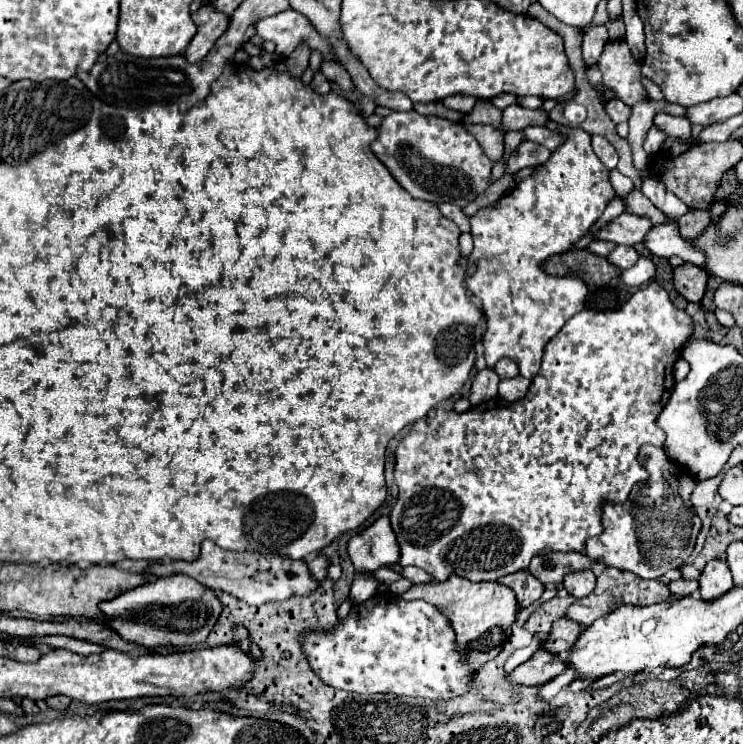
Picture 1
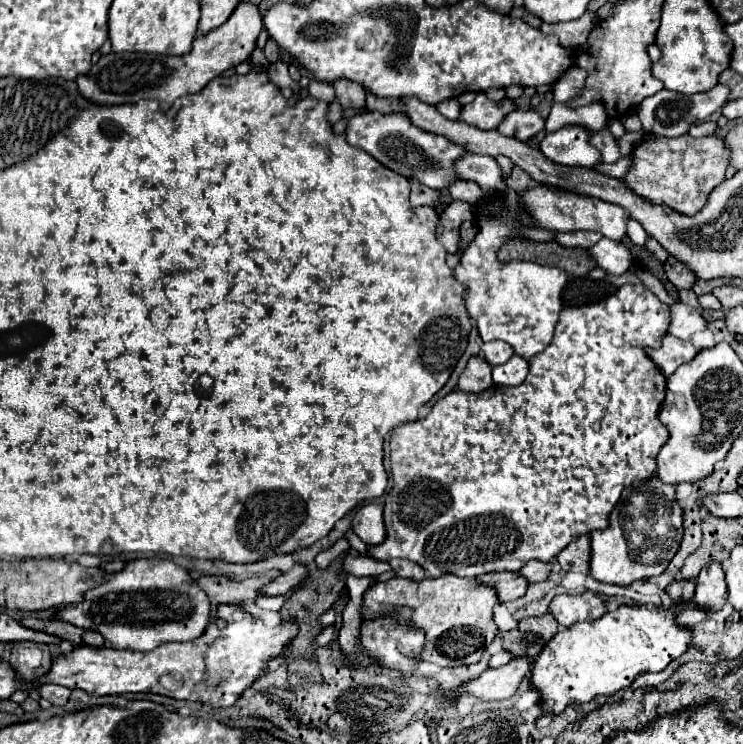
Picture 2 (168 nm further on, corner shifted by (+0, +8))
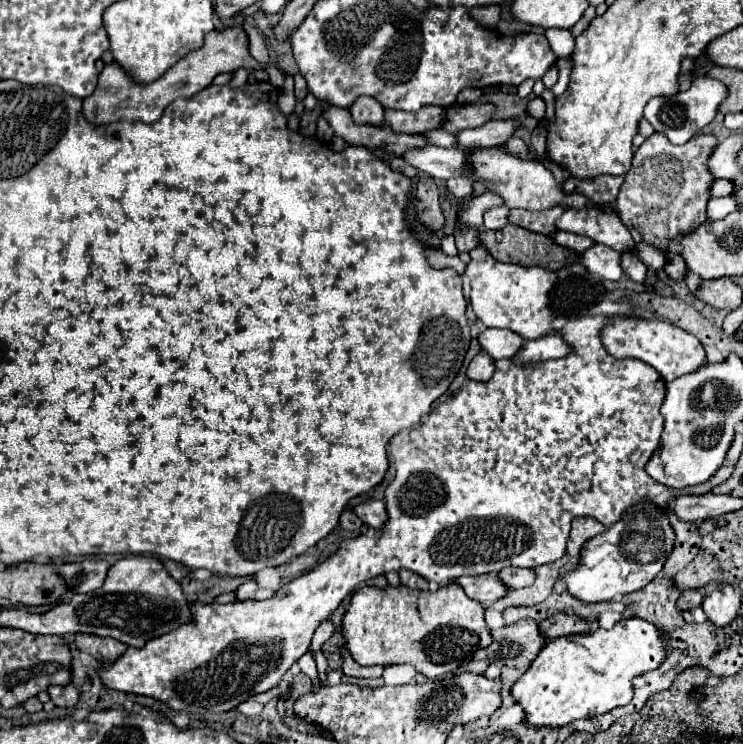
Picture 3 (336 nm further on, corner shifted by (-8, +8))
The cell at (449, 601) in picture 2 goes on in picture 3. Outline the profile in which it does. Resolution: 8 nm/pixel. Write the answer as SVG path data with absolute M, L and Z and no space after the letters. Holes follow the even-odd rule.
M363 585L351 599L343 617L345 647L361 665L409 663L429 679L451 671L451 663L471 661L475 651L491 645L485 623L485 605L471 601L461 585L445 585L437 591L415 591L407 585L385 589Z

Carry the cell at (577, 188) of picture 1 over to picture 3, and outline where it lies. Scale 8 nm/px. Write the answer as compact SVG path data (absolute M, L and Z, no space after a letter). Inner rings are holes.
M477 245L469 255L471 263L467 265L465 275L471 279L471 309L485 327L511 329L527 341L535 341L557 331L551 325L557 317L549 305L549 293L557 283L555 271L537 266L527 268L512 263L499 263L487 253L487 247L483 245Z

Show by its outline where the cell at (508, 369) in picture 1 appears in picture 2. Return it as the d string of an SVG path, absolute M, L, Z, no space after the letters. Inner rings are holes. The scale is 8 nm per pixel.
M489 341L489 343L483 343L481 345L481 353L483 357L491 363L491 365L501 365L505 361L511 359L511 355L515 353L513 347L505 341Z

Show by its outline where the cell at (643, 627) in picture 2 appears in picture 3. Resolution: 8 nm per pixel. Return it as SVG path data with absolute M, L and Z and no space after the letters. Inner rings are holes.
M639 617L621 619L611 629L547 641L531 663L531 669L513 685L511 693L523 705L529 725L563 727L577 719L595 717L627 705L633 697L633 677L657 669L667 655L667 637L661 627Z

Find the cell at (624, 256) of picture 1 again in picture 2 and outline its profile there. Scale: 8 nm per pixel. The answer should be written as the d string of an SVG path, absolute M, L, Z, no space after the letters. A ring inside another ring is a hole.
M603 237L597 245L587 249L589 257L609 275L623 275L631 267L631 253L621 241Z

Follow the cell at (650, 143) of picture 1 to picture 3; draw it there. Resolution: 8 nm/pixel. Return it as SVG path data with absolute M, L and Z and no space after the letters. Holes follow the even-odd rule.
M699 75L693 79L693 85L687 91L681 91L675 97L653 97L645 105L645 119L653 125L655 131L665 133L673 145L683 145L715 119L717 109L725 99L727 87L721 81L715 81L707 75Z

